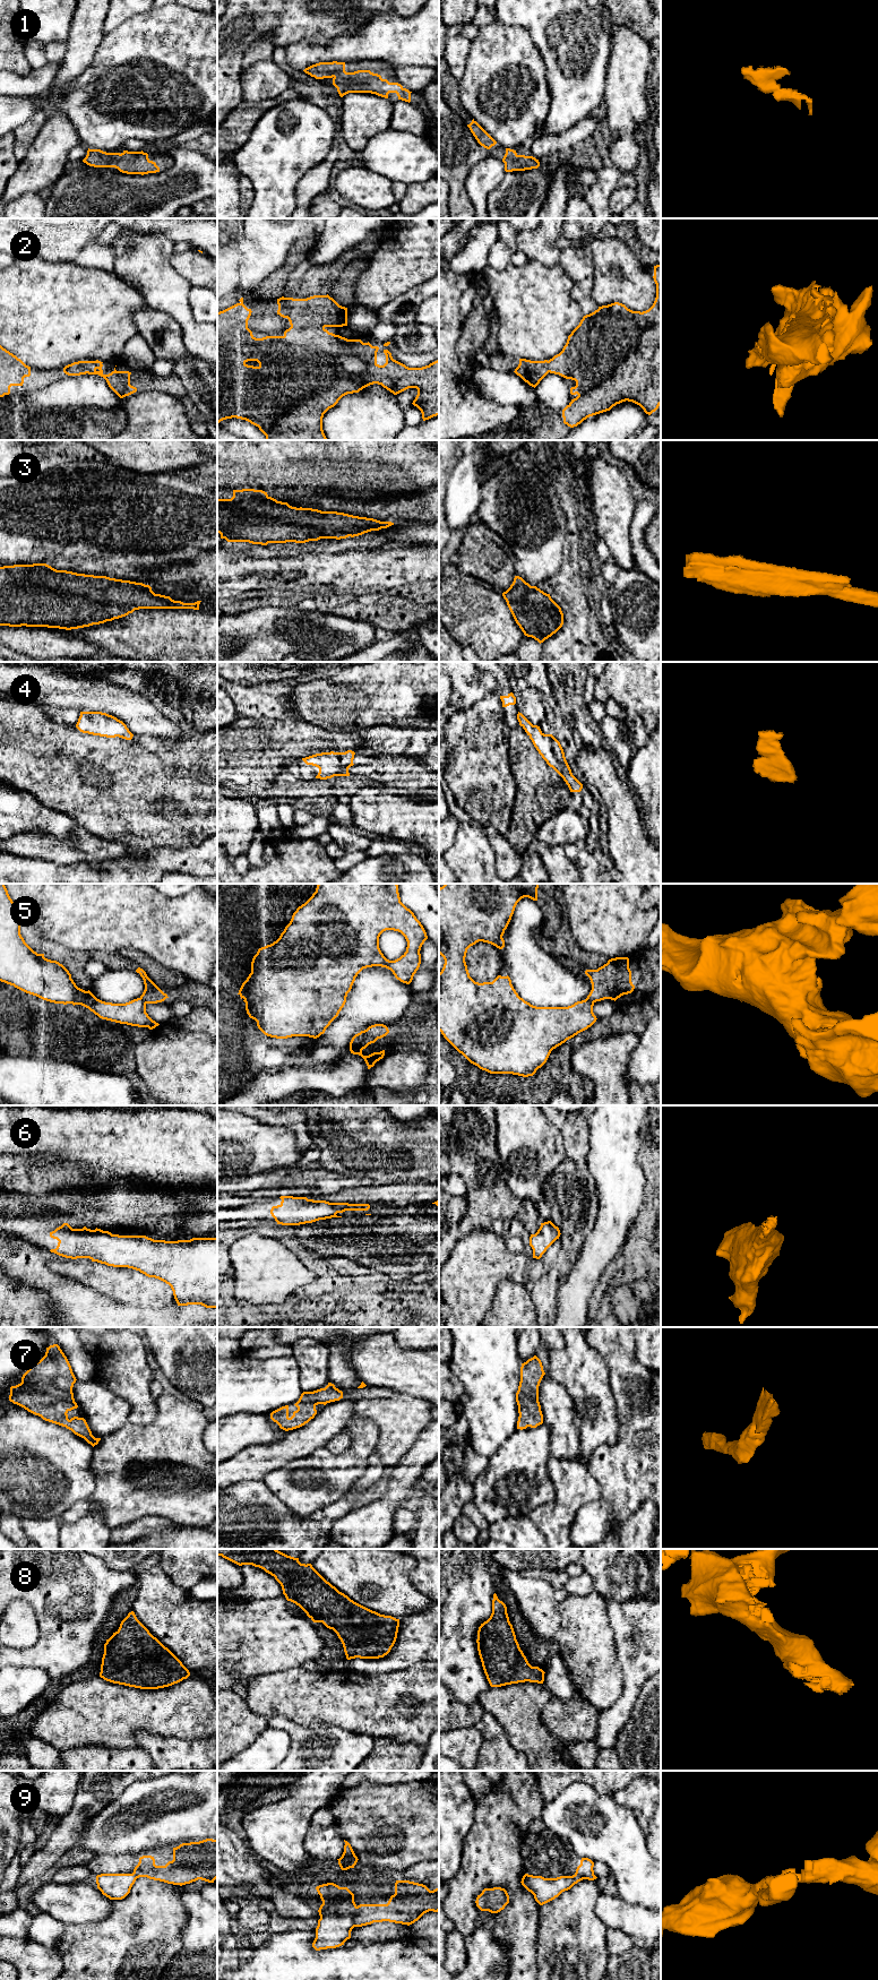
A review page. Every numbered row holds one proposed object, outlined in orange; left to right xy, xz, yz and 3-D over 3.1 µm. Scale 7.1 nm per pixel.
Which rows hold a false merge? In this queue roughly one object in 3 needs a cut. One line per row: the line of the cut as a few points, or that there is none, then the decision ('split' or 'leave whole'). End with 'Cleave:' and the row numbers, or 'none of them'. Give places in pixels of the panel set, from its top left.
1: no cut | leave whole
2: no cut | leave whole
3: no cut | leave whole
4: no cut | leave whole
5: xz (366, 1030), (351, 1052) | split
6: no cut | leave whole
7: no cut | leave whole
8: no cut | leave whole
9: xz (356, 1907), (352, 1916), (354, 1926) | split
Cleave: 5, 9

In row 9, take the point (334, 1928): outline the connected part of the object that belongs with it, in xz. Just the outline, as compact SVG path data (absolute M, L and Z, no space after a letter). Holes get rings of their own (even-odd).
M334 1883L319 1885L316 1889L322 1904L318 1910L320 1919L312 1947L316 1951L339 1947L351 1938L355 1927L352 1920L356 1909L354 1894L347 1887Z

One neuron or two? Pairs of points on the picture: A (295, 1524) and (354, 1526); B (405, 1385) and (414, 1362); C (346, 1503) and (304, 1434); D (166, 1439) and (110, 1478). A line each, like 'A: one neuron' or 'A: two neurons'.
A: two neurons
B: one neuron
C: two neurons
D: one neuron

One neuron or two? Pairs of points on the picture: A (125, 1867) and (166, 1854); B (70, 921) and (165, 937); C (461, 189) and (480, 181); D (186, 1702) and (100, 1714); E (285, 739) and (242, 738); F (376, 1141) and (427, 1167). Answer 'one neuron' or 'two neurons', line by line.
A: one neuron
B: one neuron
C: two neurons
D: one neuron
E: one neuron
F: one neuron

